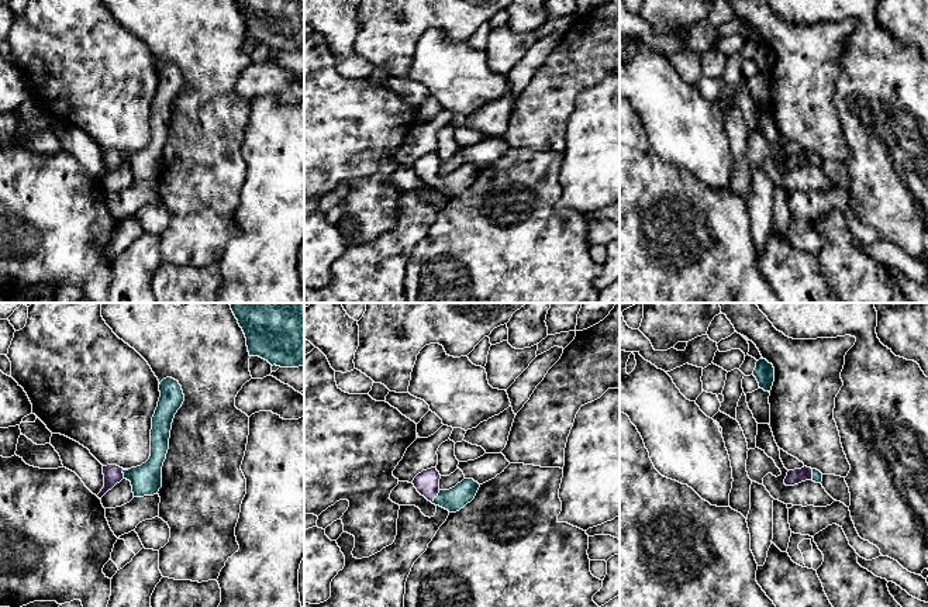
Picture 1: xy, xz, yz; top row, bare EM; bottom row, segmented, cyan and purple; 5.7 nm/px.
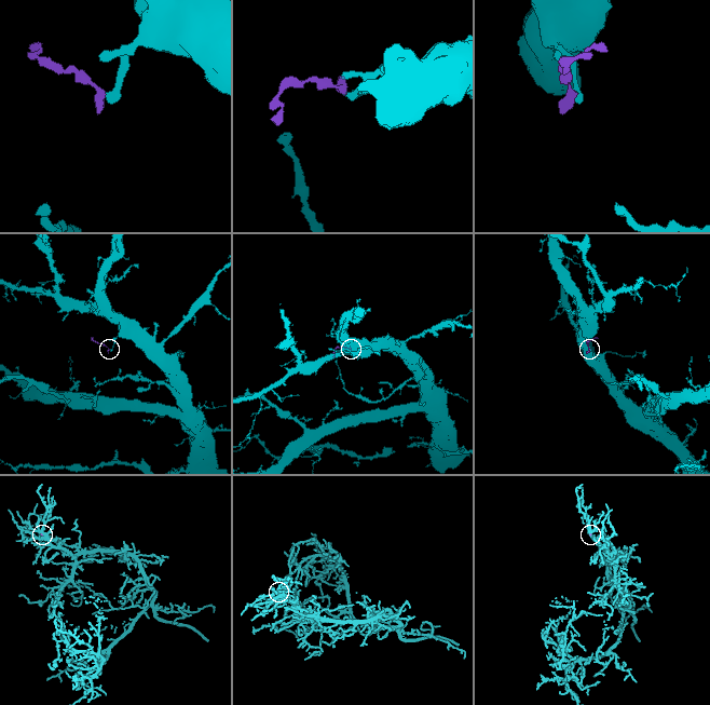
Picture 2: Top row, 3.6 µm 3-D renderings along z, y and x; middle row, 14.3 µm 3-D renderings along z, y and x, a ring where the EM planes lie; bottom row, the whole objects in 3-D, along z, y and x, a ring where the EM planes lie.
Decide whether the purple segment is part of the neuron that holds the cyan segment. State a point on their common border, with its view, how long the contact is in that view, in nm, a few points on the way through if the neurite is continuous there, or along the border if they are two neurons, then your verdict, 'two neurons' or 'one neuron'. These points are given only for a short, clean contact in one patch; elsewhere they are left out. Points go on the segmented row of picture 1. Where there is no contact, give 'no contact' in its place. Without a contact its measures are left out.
meets cyan in xz at (437, 496); contact 90 nm long; runs through xz (456, 497), (437, 496), (427, 483); one neuron

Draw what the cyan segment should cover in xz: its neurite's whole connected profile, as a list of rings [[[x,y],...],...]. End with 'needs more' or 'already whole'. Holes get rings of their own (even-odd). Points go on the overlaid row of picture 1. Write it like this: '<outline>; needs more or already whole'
[[[431,468],[418,473],[414,477],[413,484],[428,501],[448,510],[449,513],[456,513],[470,503],[480,487],[473,479],[463,479],[455,487],[441,490],[439,479],[441,475],[437,468]]]; needs more

